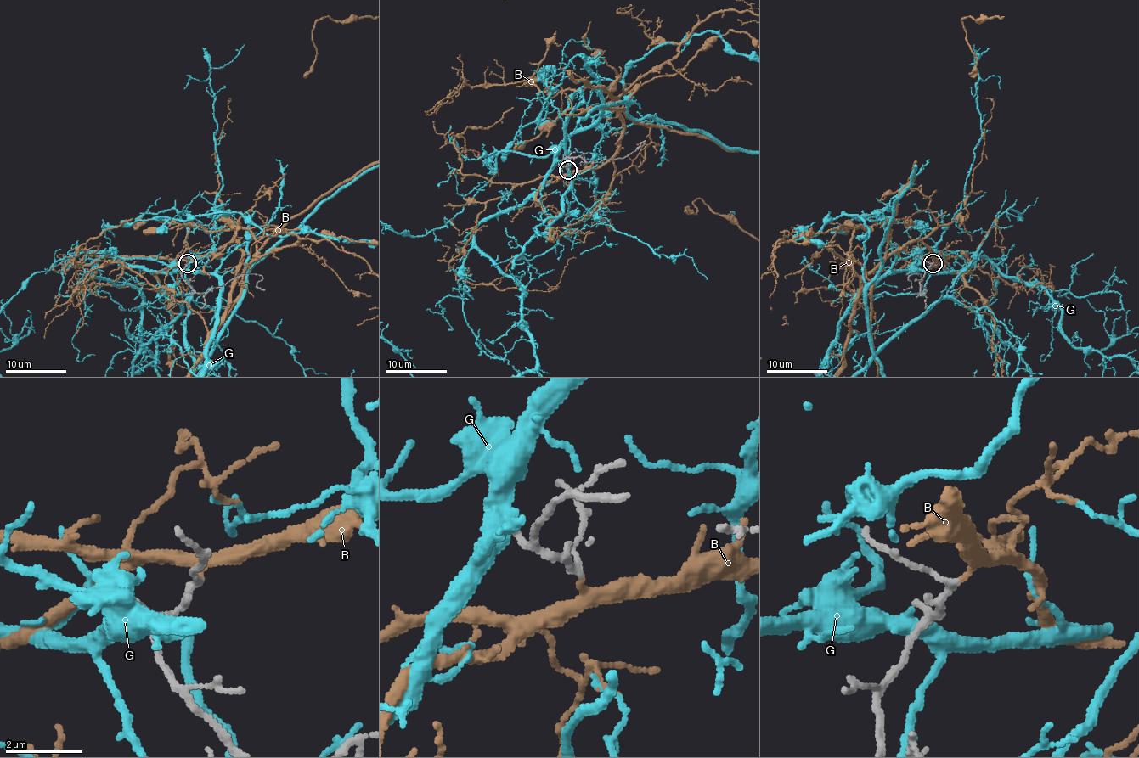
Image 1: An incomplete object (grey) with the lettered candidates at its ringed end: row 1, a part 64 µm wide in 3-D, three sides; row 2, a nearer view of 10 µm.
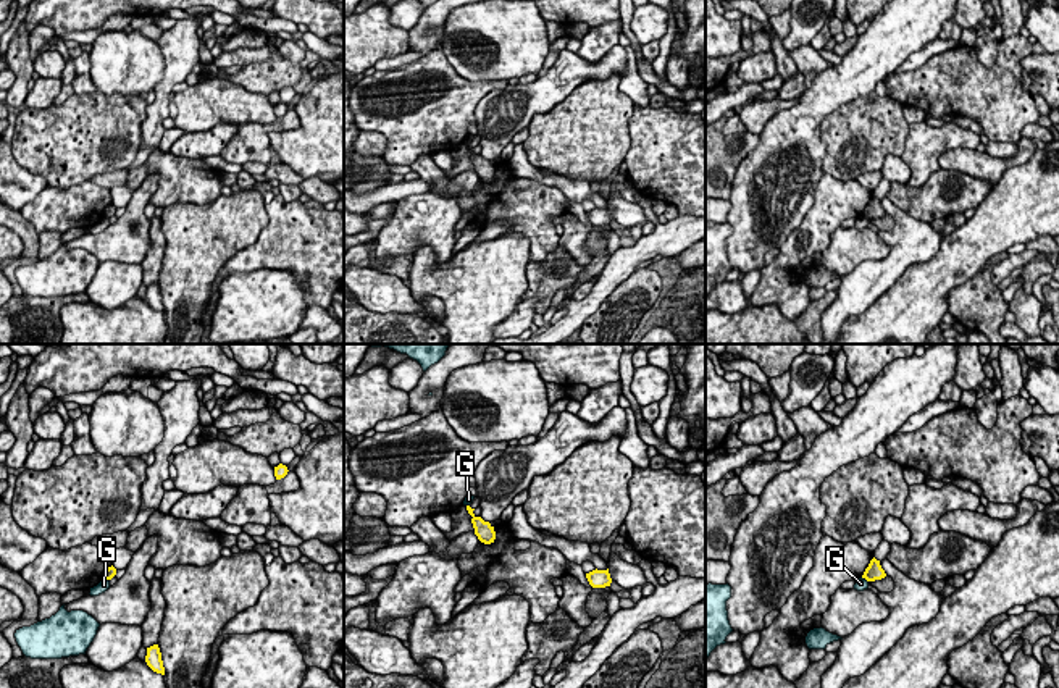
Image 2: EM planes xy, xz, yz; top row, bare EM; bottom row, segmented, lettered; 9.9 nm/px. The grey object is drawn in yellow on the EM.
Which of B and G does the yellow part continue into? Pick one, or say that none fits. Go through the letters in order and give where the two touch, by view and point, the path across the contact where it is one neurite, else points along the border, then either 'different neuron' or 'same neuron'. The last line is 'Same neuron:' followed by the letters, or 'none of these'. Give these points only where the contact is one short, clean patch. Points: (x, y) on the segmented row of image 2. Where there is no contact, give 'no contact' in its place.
B: no contact | same neuron
G: yz (864, 577) | along yz (861, 577), (867, 582) | different neuron
Same neuron: B

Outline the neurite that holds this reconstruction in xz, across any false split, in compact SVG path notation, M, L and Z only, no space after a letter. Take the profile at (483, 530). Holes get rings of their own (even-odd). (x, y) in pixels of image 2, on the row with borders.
M467 506L467 510L473 517L471 523L473 523L475 535L478 536L478 539L484 544L494 543L496 539L494 526L489 522L484 522L481 517L476 517L473 514L475 509L471 509L470 506Z

